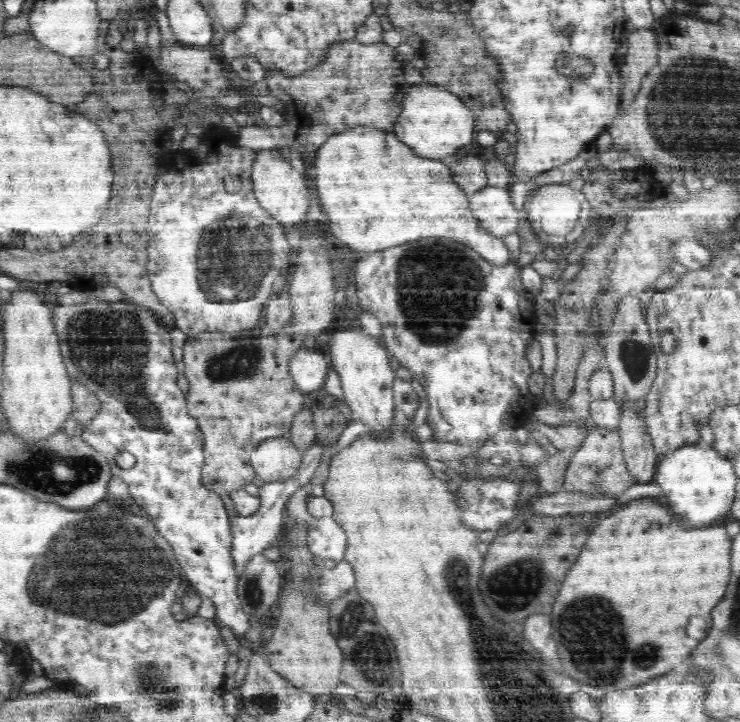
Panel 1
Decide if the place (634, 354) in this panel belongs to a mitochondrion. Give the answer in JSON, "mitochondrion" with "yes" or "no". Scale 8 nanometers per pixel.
{"mitochondrion":"yes"}

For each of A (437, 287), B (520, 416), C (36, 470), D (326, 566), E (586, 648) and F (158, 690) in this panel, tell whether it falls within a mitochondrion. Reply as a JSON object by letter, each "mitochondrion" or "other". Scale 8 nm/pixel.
{"A":"mitochondrion","B":"other","C":"mitochondrion","D":"other","E":"mitochondrion","F":"mitochondrion"}

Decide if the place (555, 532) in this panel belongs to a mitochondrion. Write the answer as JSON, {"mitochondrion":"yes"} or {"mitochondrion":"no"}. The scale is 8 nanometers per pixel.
{"mitochondrion":"yes"}

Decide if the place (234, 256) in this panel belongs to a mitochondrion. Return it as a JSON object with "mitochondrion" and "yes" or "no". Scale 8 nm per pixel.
{"mitochondrion":"yes"}

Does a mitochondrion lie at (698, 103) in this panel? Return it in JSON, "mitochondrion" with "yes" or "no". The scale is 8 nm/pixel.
{"mitochondrion":"yes"}

